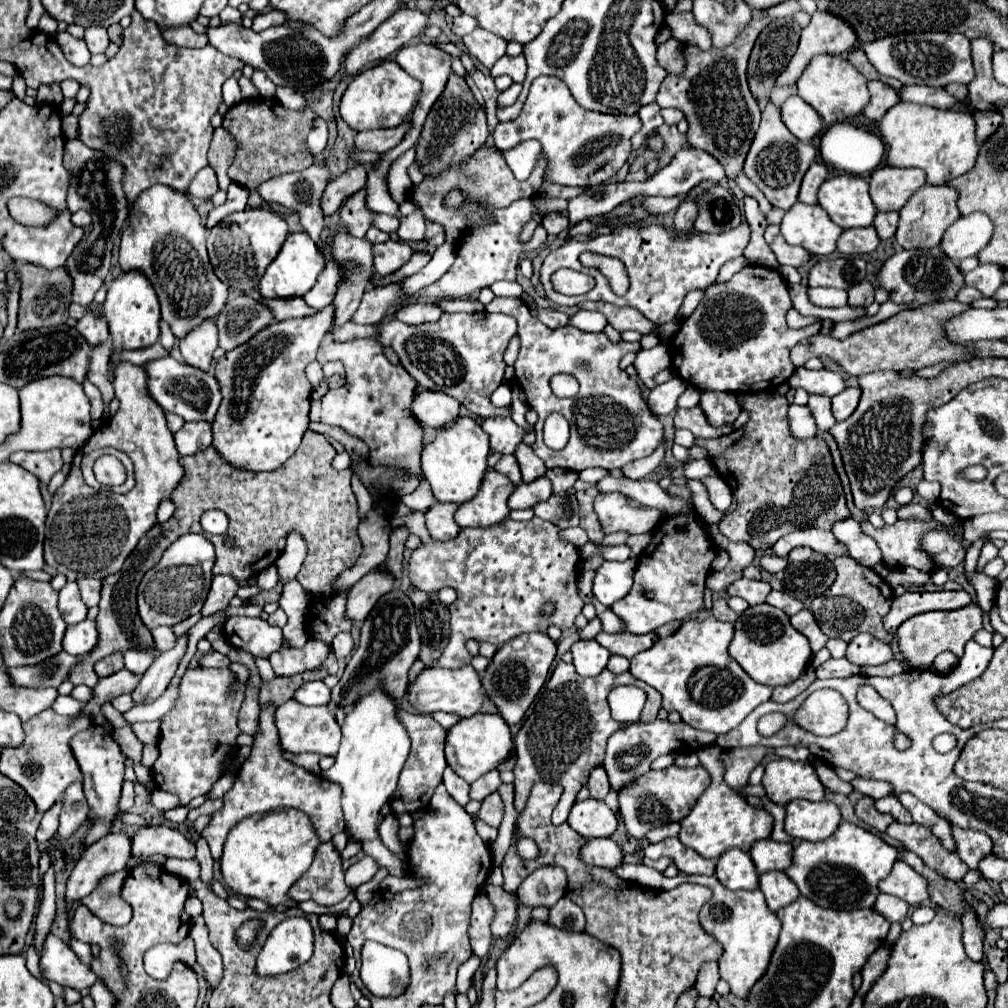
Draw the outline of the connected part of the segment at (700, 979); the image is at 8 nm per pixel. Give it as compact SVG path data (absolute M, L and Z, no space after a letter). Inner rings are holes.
M707 962L699 970L699 976L697 976L697 982L695 982L695 990L699 992L699 996L713 998L717 982L719 982L719 968L717 968L715 962Z

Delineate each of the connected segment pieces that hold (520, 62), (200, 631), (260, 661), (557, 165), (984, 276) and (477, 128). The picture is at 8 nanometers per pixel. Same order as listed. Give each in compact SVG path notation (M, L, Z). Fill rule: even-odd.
M519 54L519 56L515 56L515 58L503 56L501 60L497 60L497 64L491 68L489 76L491 76L491 78L497 78L497 76L507 74L507 76L513 78L513 82L523 82L525 72L527 72L525 56Z
M217 612L217 614L213 614L213 616L205 616L205 618L201 618L189 632L187 632L187 652L185 652L185 660L187 662L191 662L191 658L195 656L195 646L197 646L197 642L201 640L201 638L205 638L207 636L207 632L215 626L215 624L221 624L225 620L225 616L221 614L221 612Z
M253 656L253 660L255 660L255 666L259 668L259 674L261 674L263 680L271 680L271 678L275 678L275 672L273 672L269 660L265 660L265 658L257 658L257 656Z
M539 76L533 80L525 106L517 120L499 122L493 138L499 150L515 148L525 140L539 140L547 170L543 182L561 186L599 186L613 178L633 154L631 136L641 128L637 114L609 116L581 108L571 96L569 88L553 76Z
M979 264L975 270L965 274L965 280L969 286L981 290L985 298L991 298L993 292L1003 284L1003 268L997 268L997 264Z
M451 74L445 92L435 102L435 106L431 108L425 120L423 134L419 138L419 148L417 148L417 160L421 162L425 174L437 174L449 164L461 162L465 156L473 154L487 140L487 136L489 130L485 122L485 112L473 98L467 82L457 74Z

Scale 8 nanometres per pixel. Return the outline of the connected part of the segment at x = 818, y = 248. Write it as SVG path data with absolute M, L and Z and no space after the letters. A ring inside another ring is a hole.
M803 202L793 204L781 222L781 234L789 244L803 246L815 256L827 256L837 250L837 238L843 228L833 224L821 206Z

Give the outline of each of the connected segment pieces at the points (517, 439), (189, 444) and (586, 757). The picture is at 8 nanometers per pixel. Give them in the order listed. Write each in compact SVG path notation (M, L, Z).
M493 416L483 422L483 430L489 434L491 448L501 454L513 454L527 434L525 428L517 426L509 416Z
M185 422L175 434L175 446L181 456L191 456L211 446L211 424L209 422Z
M559 662L555 666L549 682L543 686L541 694L535 700L533 712L527 716L527 720L517 732L517 764L513 770L517 812L525 808L527 796L531 794L531 788L537 782L553 782L565 788L555 808L555 824L563 824L567 820L567 814L575 802L577 792L581 790L581 786L587 784L589 772L605 758L607 738L621 728L621 724L613 722L613 718L609 716L607 704L607 694L613 690L613 686L621 684L633 684L647 692L643 720L655 720L661 708L661 694L649 684L633 678L629 672L613 676L613 672L605 668L605 672L593 678L583 678L575 672L573 664Z

